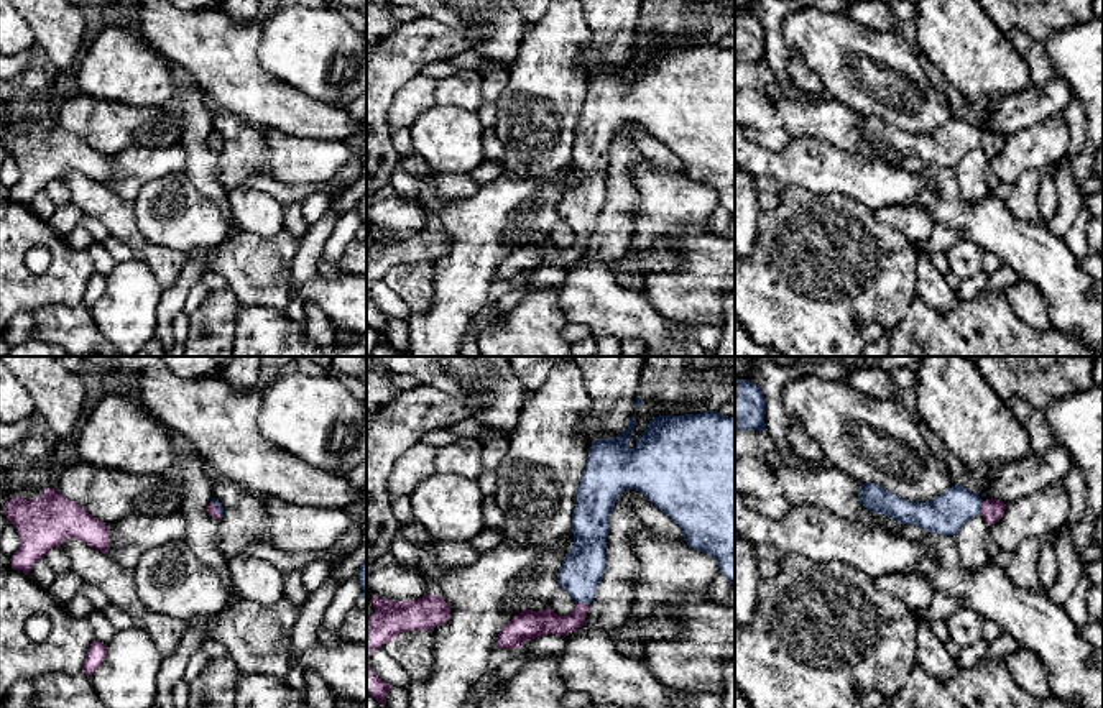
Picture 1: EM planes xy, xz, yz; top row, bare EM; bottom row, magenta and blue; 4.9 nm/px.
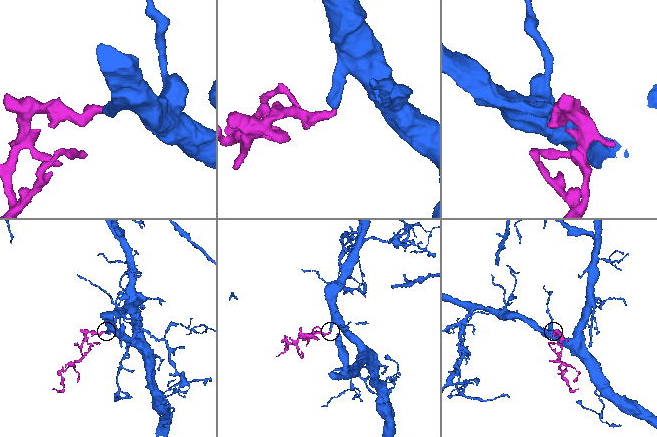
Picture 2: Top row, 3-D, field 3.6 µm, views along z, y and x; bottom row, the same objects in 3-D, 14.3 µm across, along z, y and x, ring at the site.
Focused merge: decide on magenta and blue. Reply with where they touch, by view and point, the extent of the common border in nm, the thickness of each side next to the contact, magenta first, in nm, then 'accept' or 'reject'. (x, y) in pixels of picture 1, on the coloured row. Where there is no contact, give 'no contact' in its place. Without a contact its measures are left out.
xz (582, 603) | 70 nm | 130/200 nm | accept

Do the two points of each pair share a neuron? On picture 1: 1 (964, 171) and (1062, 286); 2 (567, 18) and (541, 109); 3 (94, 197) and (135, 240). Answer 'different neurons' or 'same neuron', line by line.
1: different neurons
2: same neuron
3: same neuron

